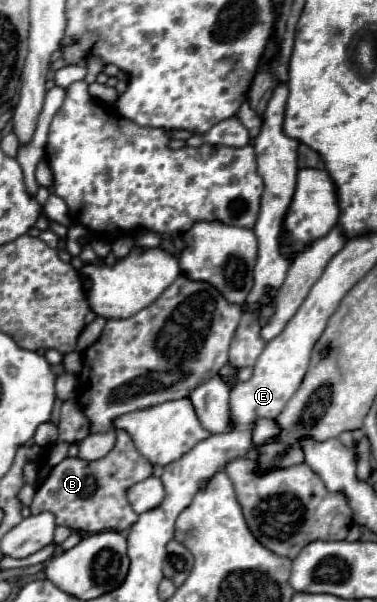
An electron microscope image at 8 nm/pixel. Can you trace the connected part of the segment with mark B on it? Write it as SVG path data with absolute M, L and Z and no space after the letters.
M117 430L117 444L107 456L93 462L85 462L81 458L63 458L57 466L53 466L47 480L37 488L29 508L31 514L51 512L57 526L67 526L71 530L85 530L89 534L103 530L123 532L137 520L137 514L127 502L125 494L133 484L149 478L151 472L151 462L137 452L131 436L123 430Z

